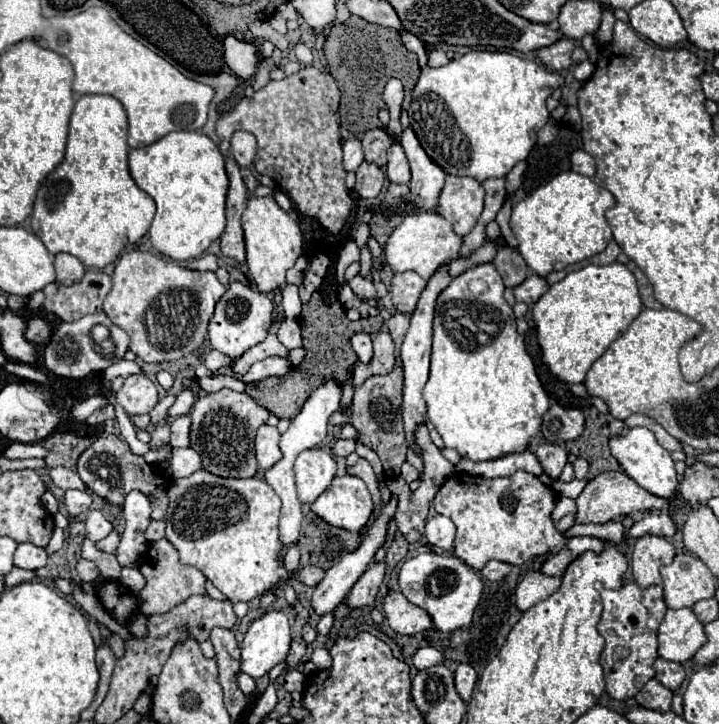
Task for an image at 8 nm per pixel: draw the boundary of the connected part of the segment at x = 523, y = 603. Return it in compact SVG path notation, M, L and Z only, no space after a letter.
M540 571L526 573L516 587L516 607L520 611L526 611L532 605L548 599L558 587L560 587L558 577L546 577Z

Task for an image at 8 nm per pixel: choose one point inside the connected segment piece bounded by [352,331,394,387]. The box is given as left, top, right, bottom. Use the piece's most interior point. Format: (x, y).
(382, 361)

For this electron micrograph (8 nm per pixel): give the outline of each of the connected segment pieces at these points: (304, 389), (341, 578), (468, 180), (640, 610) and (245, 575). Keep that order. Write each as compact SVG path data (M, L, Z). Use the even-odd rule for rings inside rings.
M340 303L322 307L322 309L314 309L314 311L302 311L298 321L302 327L304 349L306 349L304 361L298 367L292 367L290 373L286 373L284 377L268 377L268 379L260 381L258 387L248 385L248 389L246 389L246 393L258 405L268 409L278 419L294 419L300 413L306 399L310 397L310 393L314 389L318 389L320 385L324 385L328 379L334 379L338 385L342 385L352 375L354 365L358 363L358 357L350 345L350 337L360 331L376 331L378 329L378 321L374 327L368 323L372 319L350 321Z
M394 497L390 499L388 505L384 505L382 515L372 521L370 533L366 533L366 537L362 537L362 545L360 545L354 553L346 553L346 555L338 561L338 565L334 565L332 569L328 569L328 571L326 571L326 577L316 585L314 595L312 595L312 607L314 607L316 615L330 613L330 611L334 611L334 609L342 603L342 599L348 595L348 591L352 589L352 585L360 579L360 575L362 575L362 573L366 571L366 567L372 563L374 553L382 547L382 541L386 539L386 521L390 521L390 517L394 517Z
M448 175L436 211L452 225L456 235L464 237L476 225L482 213L482 201L482 183L474 181L472 177Z
M626 583L618 591L602 591L602 619L598 623L598 631L604 637L606 645L600 653L600 665L606 673L606 691L612 699L626 701L634 697L648 679L654 677L652 663L658 657L658 639L656 631L666 613L666 603L662 597L662 587L654 585L648 589L640 589L636 583ZM626 647L630 651L628 657L618 659L618 649Z
M202 469L190 477L174 479L168 489L168 497L170 505L166 515L166 539L176 547L184 565L198 567L206 579L212 581L214 587L220 589L232 603L250 601L270 589L274 581L286 577L286 569L278 569L278 549L282 549L282 545L278 545L280 501L264 479L224 479Z

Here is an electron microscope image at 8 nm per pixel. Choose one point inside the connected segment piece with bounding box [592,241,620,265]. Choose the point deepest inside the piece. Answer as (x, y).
(609, 255)

